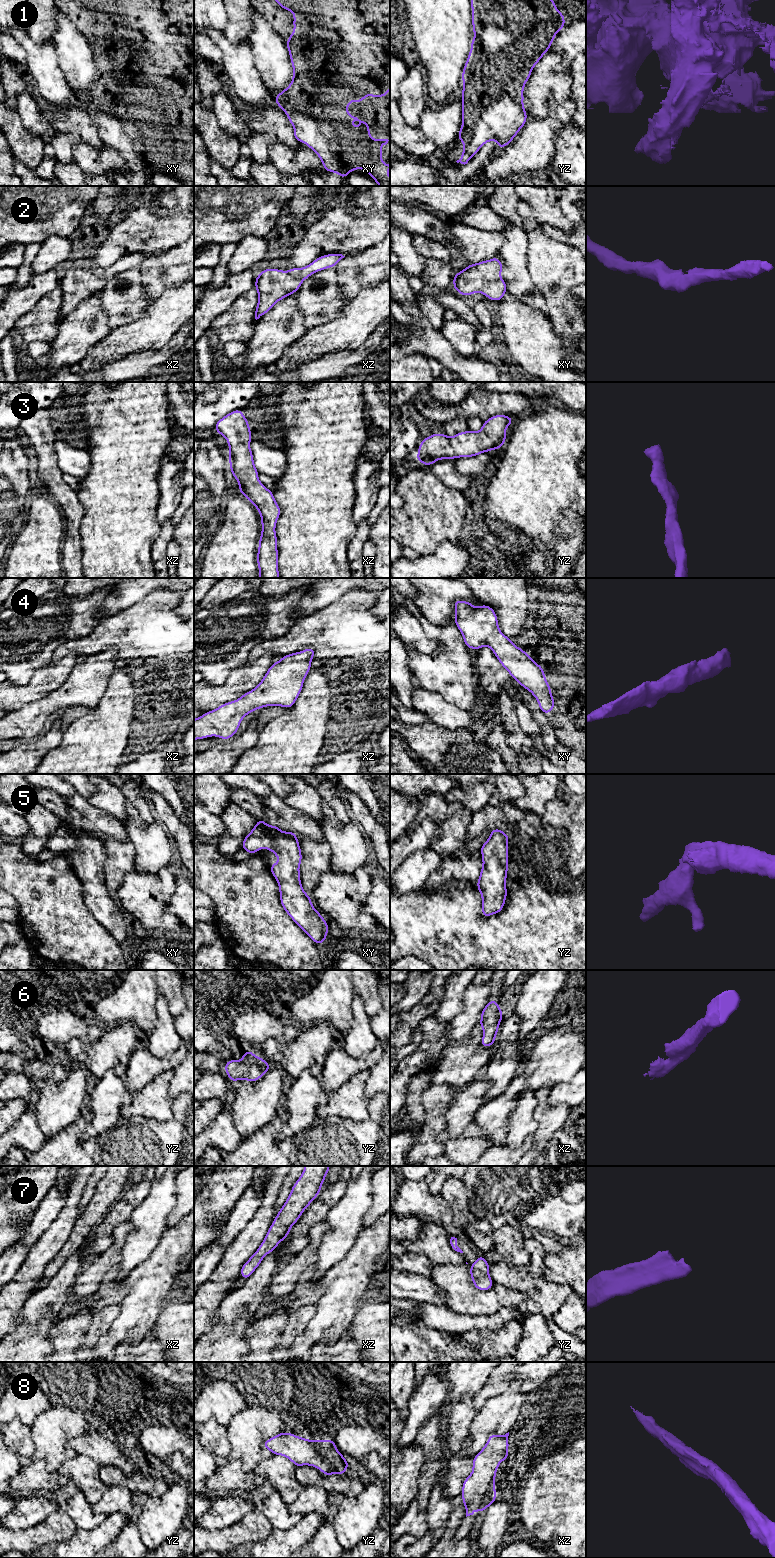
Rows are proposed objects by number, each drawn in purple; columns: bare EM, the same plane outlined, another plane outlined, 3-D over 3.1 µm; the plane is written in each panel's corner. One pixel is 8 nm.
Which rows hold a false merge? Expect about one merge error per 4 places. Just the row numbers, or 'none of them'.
1

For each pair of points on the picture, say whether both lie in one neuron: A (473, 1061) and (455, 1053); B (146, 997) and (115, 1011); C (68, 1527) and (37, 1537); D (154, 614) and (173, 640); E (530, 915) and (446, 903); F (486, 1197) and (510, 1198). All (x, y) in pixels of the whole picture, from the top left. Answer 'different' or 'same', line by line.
A: same
B: same
C: same
D: same
E: same
F: same

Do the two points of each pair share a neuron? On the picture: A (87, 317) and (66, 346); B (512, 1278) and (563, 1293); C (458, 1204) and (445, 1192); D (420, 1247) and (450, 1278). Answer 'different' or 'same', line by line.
A: same
B: same
C: same
D: different

